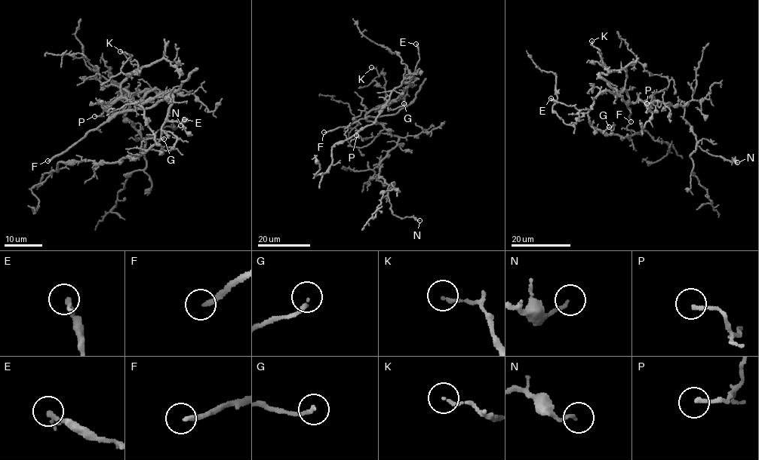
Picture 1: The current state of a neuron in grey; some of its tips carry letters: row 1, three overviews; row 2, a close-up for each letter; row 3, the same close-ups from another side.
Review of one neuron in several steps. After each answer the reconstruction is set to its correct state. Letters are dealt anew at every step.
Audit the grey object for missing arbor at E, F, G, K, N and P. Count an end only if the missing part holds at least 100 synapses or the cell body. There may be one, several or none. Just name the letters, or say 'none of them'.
F

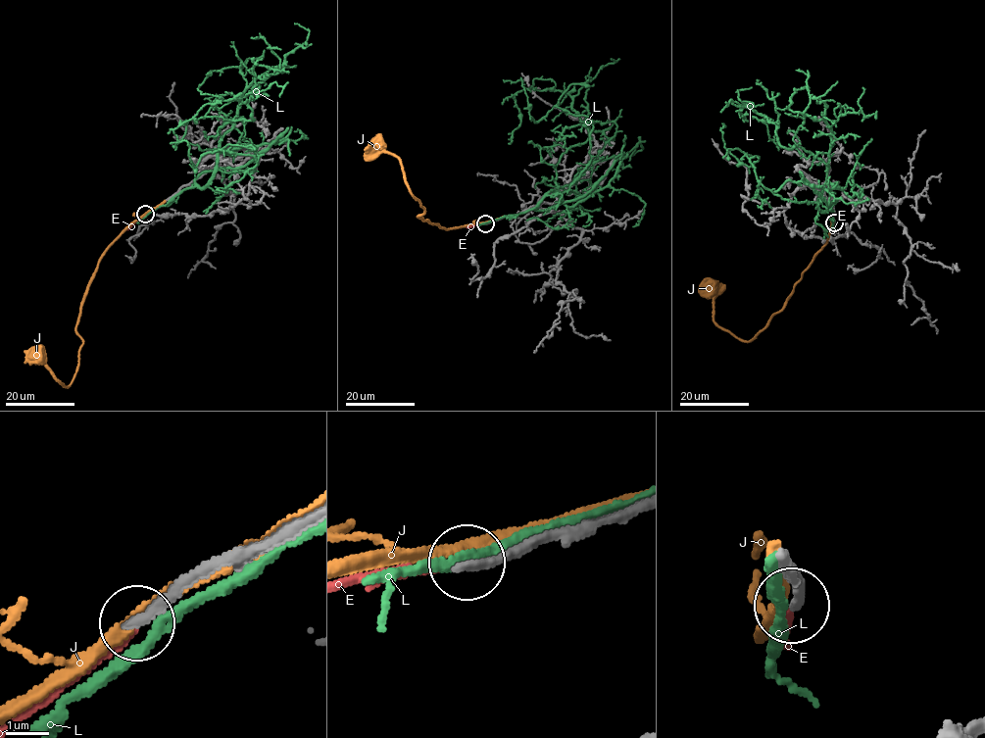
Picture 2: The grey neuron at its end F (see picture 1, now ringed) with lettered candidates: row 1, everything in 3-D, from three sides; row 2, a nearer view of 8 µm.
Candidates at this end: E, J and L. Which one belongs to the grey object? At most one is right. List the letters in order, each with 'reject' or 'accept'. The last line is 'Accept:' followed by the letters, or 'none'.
E: accept
J: reject
L: reject
Accept: E

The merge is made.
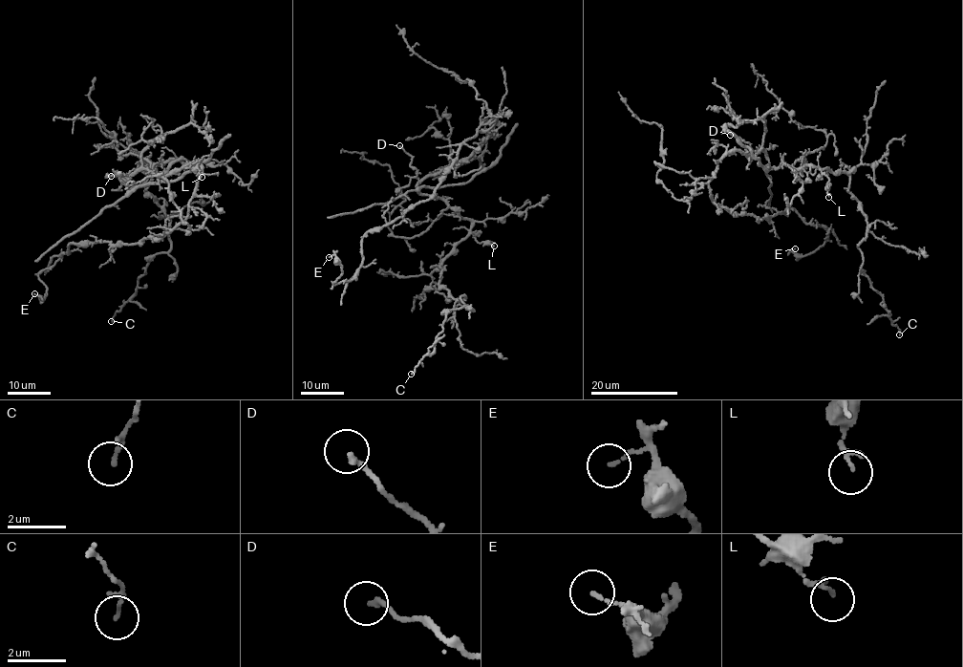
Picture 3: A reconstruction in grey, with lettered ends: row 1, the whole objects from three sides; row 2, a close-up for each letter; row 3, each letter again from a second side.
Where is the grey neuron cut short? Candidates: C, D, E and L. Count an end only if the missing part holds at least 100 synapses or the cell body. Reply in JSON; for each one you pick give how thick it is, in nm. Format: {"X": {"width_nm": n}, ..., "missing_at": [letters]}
{"missing_at": []}

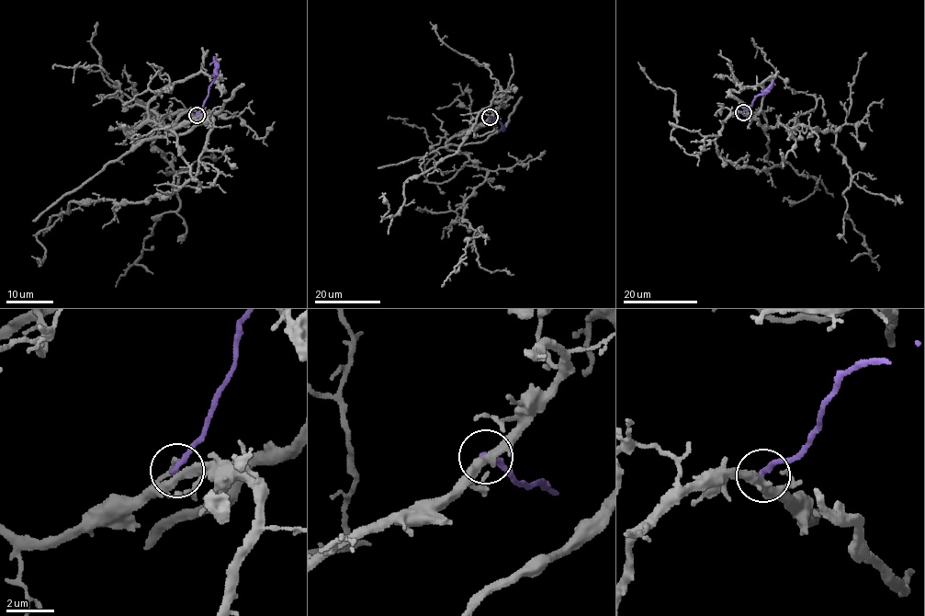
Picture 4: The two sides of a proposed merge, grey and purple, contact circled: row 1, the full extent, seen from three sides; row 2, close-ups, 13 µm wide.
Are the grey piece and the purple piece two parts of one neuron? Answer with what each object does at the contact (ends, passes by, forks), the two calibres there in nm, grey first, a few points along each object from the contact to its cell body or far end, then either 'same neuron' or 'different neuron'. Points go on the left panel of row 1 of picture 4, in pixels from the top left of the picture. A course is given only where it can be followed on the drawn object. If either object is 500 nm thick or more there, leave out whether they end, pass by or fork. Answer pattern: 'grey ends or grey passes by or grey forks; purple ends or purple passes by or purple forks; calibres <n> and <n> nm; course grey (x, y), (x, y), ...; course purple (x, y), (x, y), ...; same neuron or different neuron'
grey passes by; purple ends; calibres 360 and 240 nm; course grey (197, 116), (132, 134), (147, 140), (189, 108), (154, 119), (152, 144), (178, 176), (180, 206), (115, 286); course purple (197, 115), (213, 82), (213, 56); different neuron

